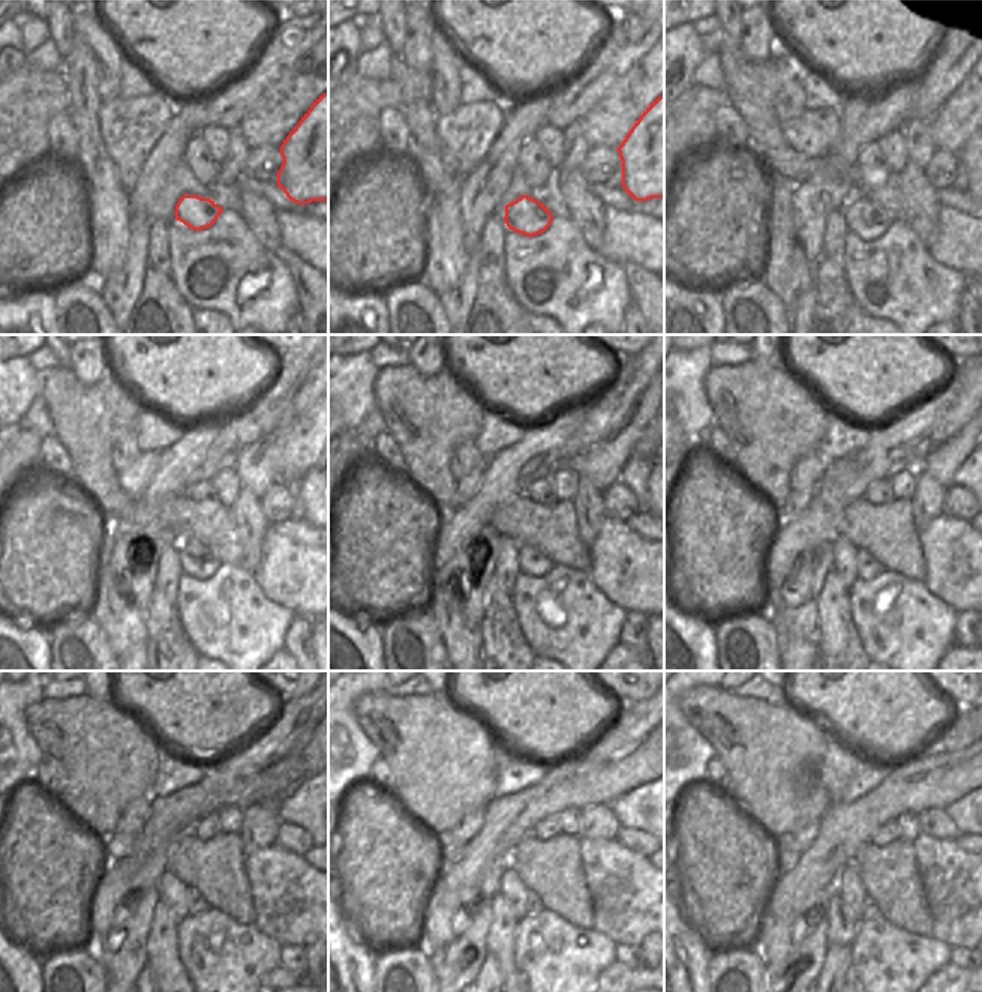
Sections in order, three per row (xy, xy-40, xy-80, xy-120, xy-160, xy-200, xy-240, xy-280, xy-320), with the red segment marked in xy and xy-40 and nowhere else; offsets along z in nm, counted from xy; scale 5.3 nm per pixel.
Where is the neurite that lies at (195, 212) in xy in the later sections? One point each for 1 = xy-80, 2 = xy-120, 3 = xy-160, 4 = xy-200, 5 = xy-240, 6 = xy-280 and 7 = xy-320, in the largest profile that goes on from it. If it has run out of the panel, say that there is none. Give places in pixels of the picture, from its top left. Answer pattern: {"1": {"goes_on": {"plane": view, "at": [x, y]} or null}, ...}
{"1": {"goes_on": {"plane": "xy-80", "at": [867, 221]}}, "2": {"goes_on": {"plane": "xy-120", "at": [197, 562]}}, "3": {"goes_on": {"plane": "xy-160", "at": [532, 563]}}, "4": {"goes_on": {"plane": "xy-200", "at": [868, 568]}}, "5": {"goes_on": {"plane": "xy-240", "at": [197, 905]}}, "6": {"goes_on": {"plane": "xy-280", "at": [534, 905]}}, "7": {"goes_on": {"plane": "xy-320", "at": [870, 910]}}}

